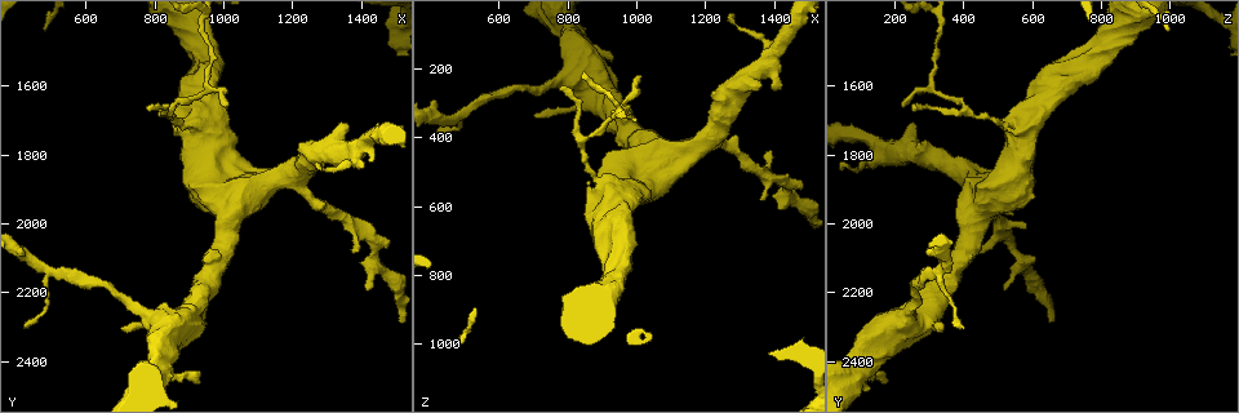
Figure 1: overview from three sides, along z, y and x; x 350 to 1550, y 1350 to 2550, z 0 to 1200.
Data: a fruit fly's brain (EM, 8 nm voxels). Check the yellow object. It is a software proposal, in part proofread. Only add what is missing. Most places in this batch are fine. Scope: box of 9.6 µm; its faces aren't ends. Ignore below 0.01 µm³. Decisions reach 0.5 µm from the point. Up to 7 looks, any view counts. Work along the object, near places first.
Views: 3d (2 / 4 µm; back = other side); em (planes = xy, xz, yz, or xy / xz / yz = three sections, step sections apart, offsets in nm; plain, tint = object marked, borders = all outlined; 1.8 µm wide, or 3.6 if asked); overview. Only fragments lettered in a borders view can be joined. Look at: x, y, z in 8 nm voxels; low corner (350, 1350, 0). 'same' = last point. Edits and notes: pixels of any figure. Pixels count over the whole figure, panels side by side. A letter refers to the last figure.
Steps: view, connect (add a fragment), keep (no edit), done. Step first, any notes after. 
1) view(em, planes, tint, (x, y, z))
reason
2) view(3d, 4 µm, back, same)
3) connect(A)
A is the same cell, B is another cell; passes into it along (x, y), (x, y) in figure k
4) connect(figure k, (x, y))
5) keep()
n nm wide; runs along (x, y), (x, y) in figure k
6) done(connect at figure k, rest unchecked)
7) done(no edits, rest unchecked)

view(em, xy, step 4, borders, (930, 2470, 170))
free end

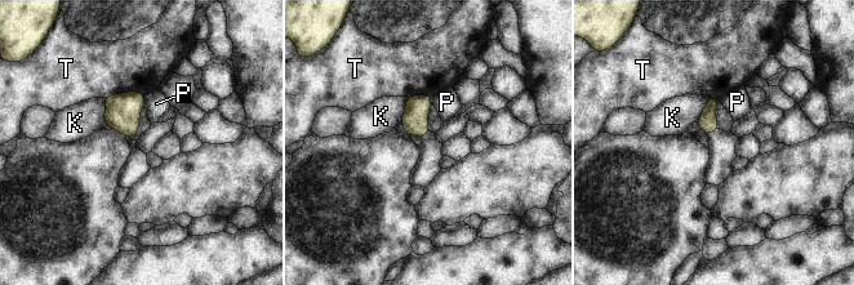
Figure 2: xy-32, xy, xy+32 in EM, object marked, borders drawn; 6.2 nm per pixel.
view(em, yz, step 4, borders, same)

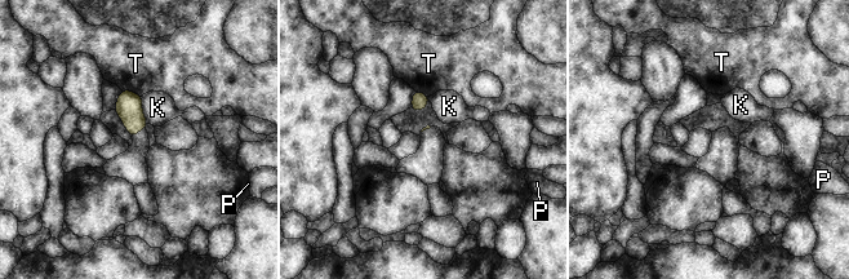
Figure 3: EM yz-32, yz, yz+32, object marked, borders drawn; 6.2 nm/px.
keep()
K, P and T are other cells; no lettered fragment goes on from it

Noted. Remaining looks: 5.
view(em, planes, borders, (700, 2300, 330))
thin end

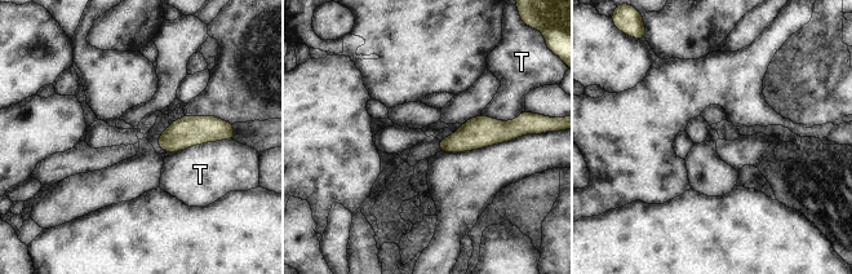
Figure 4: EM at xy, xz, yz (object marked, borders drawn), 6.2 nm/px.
keep()
T is another cell; border along (227, 138), (194, 144), (165, 154) in figure 4; none of them fits

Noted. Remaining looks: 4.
view(em, planes, borders, (1370, 1710, 240))
stops while still wide

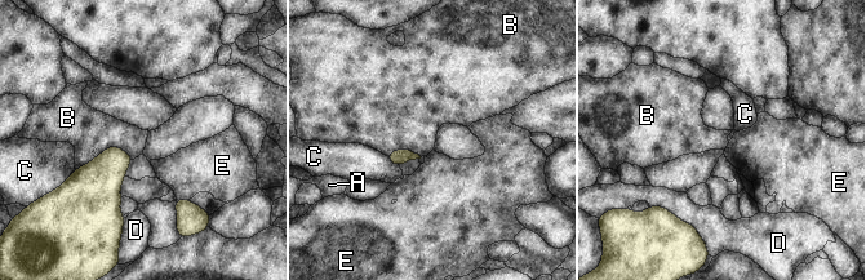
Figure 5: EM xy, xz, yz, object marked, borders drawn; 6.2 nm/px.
keep()
A, B, C, D and E are other cells; border along (133, 159), (106, 147), (75, 169) in figure 5; no lettered fragment goes on from it

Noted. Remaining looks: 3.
done(no edits, rest unchecked)

